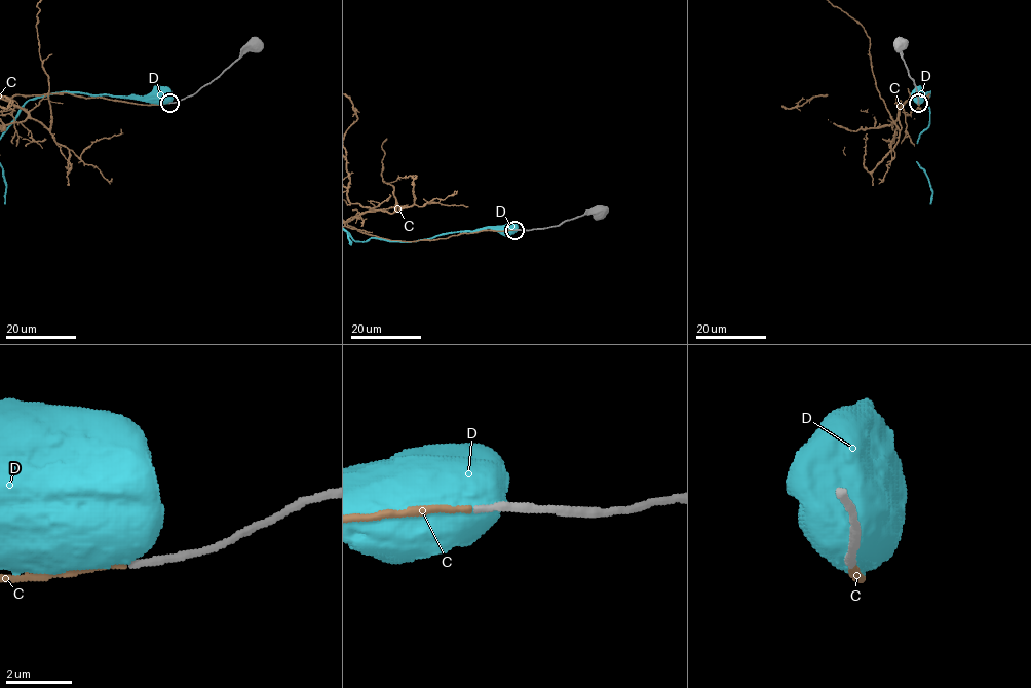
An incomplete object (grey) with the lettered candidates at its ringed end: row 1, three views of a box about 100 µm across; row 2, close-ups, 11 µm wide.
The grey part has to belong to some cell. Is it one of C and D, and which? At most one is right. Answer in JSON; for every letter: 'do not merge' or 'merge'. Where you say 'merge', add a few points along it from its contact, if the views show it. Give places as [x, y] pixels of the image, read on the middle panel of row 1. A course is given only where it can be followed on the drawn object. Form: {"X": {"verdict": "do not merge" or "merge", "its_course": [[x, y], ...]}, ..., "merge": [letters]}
{"C": {"verdict": "merge"}, "D": {"verdict": "do not merge"}, "merge": ["C"]}

